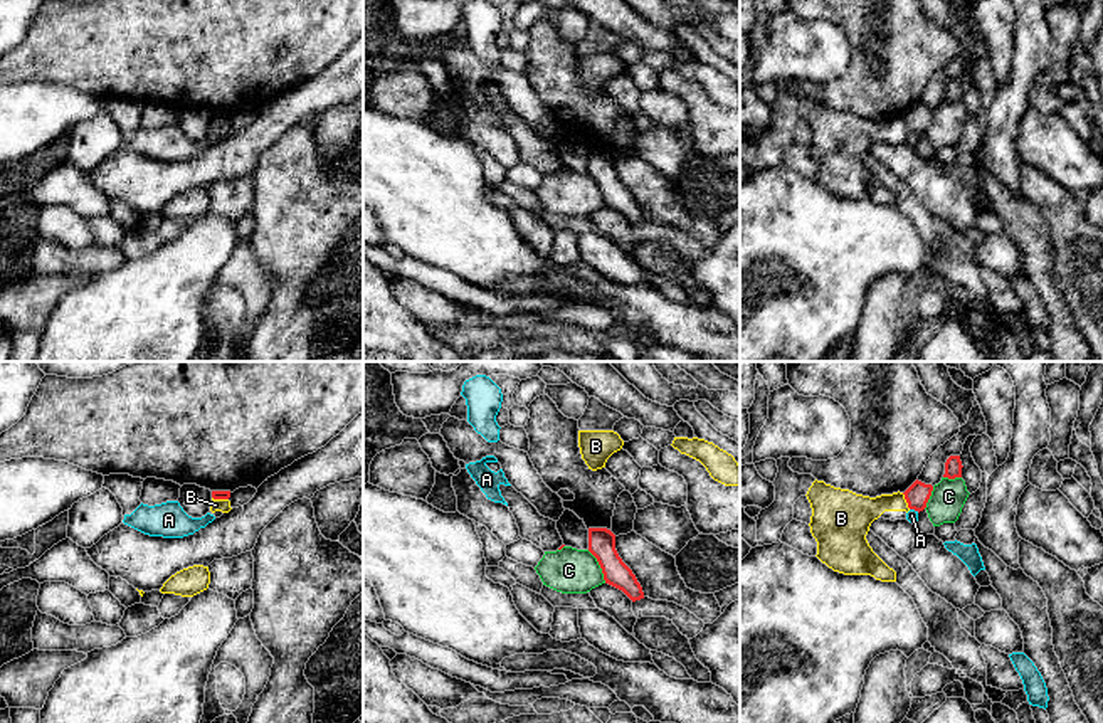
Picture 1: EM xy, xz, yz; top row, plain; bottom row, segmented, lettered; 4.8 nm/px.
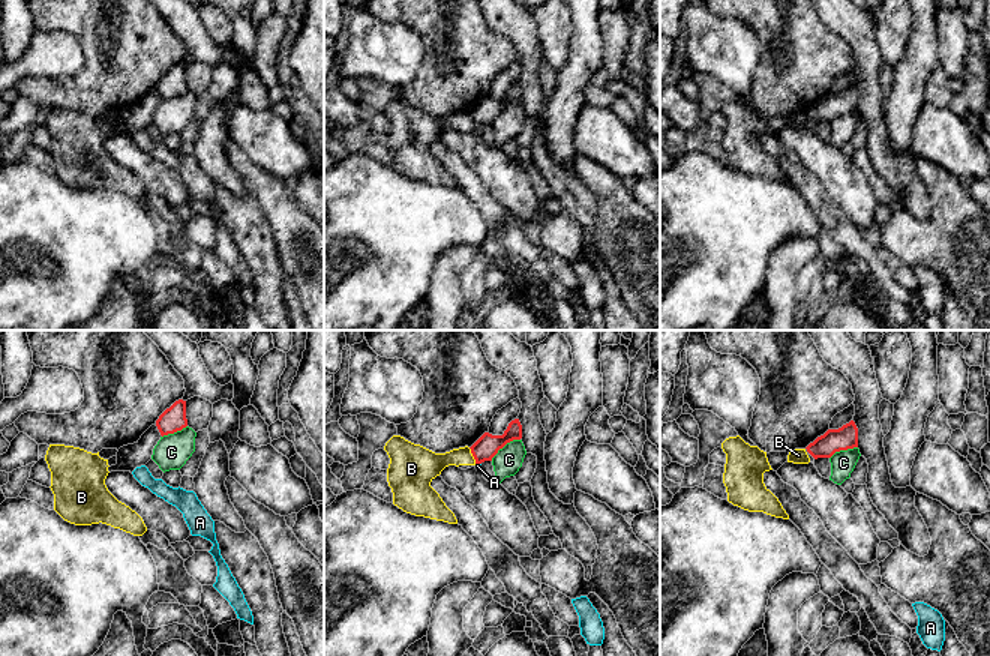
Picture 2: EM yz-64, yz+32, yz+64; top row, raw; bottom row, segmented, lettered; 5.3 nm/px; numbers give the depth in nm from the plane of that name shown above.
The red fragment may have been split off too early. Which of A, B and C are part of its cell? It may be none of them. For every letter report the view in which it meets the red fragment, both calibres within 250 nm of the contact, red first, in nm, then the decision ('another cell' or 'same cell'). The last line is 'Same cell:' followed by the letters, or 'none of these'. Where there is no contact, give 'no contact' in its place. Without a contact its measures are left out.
A: meets red in yz; 120 nm thick on the red side, 60 nm on the other; another cell
B: meets red in yz; 120 nm thick on the red side, 170 nm on the other; another cell
C: meets red in xz; 130 nm thick on the red side, 220 nm on the other; another cell
Same cell: none of these

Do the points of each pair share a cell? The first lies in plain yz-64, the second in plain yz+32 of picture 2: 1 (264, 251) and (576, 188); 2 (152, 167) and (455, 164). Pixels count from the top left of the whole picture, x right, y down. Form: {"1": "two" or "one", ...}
{"1": "one", "2": "two"}

